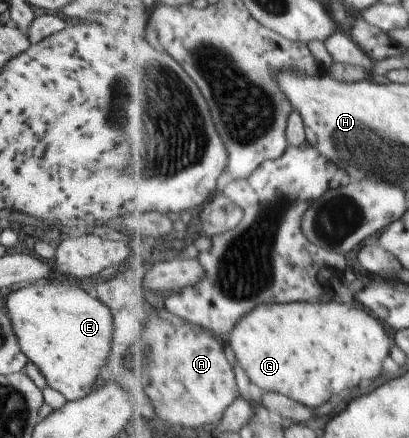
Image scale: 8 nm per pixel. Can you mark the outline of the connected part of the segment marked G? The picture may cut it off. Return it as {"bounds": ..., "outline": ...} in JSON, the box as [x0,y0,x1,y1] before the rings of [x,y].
{"bounds":[227,298,391,408],"outline":[[[333,298],[329,301],[287,302],[256,307],[240,319],[227,341],[253,388],[259,392],[292,397],[312,408],[331,401],[333,395],[355,389],[363,379],[377,379],[383,373],[385,360],[391,351],[391,337],[378,317],[373,317],[367,309],[347,305],[347,301],[339,303]]]}

